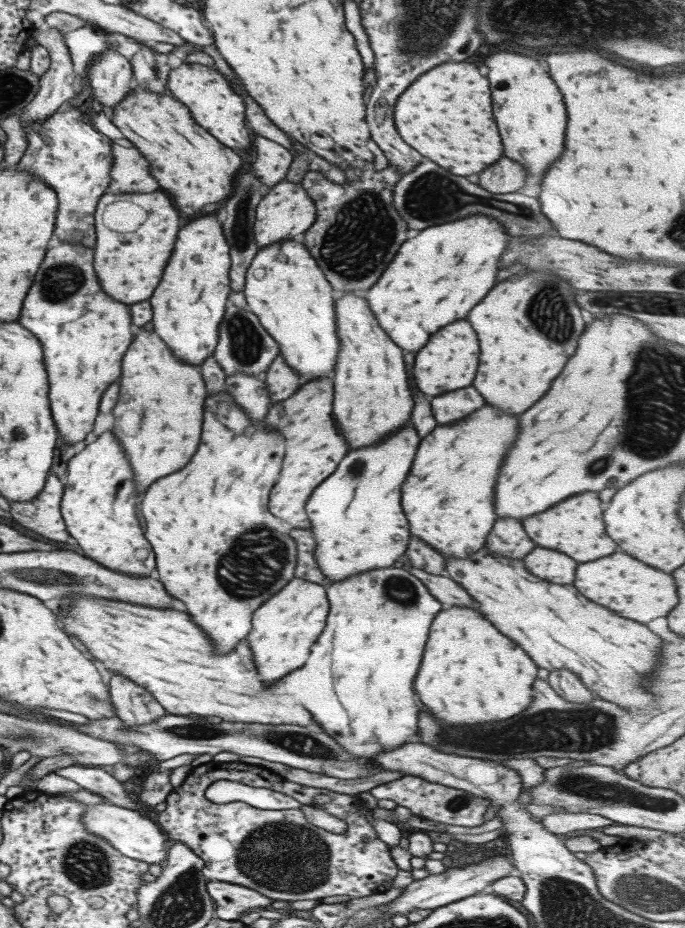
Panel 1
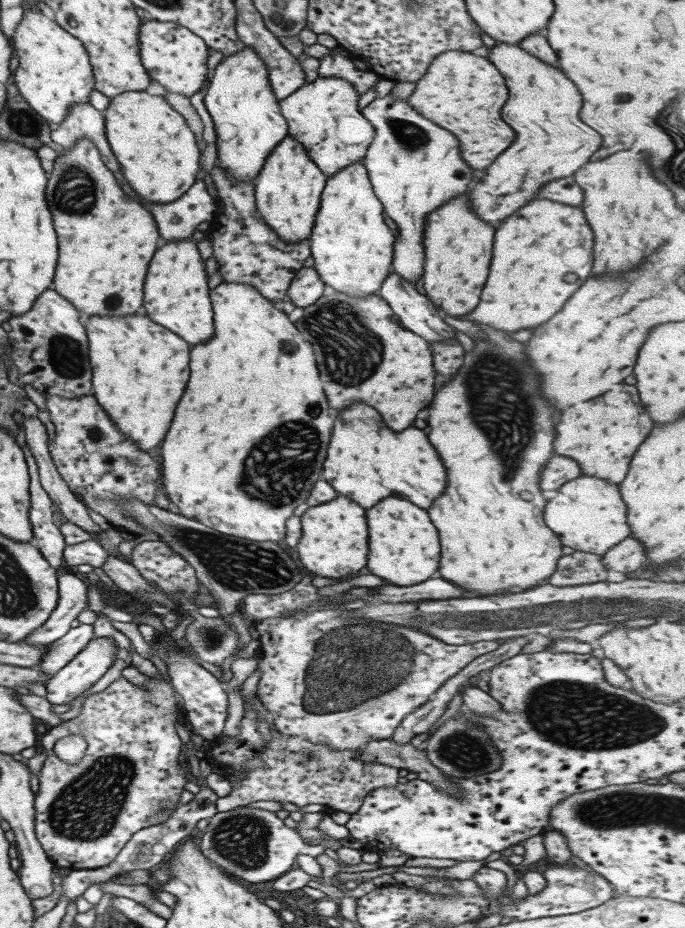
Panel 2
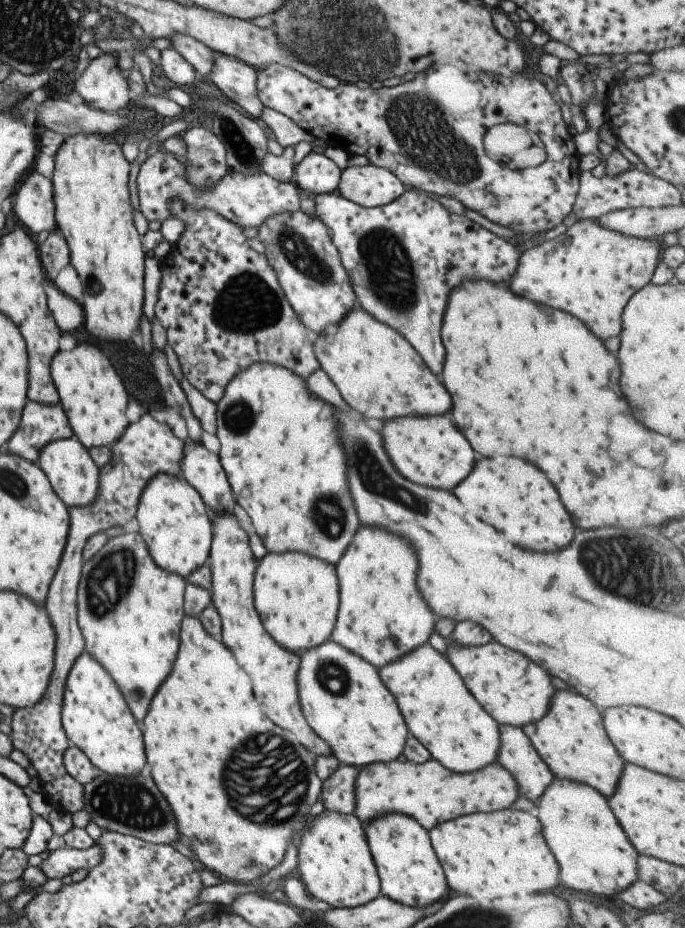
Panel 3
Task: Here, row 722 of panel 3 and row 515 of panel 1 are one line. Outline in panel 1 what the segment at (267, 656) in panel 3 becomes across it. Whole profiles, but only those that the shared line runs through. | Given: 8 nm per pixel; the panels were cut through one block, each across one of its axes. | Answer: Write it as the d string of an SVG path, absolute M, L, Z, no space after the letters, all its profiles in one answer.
M281 355L275 356L262 377L271 404L264 416L264 425L267 428L277 426L275 429L283 433L285 446L281 478L273 486L273 494L269 494L267 508L273 516L289 522L293 528L310 528L303 504L307 502L309 492L313 492L313 488L337 468L337 462L347 452L347 444L331 420L333 381L332 378L321 377L298 388L299 375L285 364Z

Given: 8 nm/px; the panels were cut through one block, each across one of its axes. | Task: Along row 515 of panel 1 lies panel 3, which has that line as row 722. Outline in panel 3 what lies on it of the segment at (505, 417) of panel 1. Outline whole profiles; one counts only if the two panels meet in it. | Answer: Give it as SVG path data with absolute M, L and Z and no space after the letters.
M429 644L409 652L403 660L399 658L393 664L387 664L387 668L379 670L378 676L395 696L406 730L445 771L467 775L498 760L499 726L467 692L447 658L437 654Z

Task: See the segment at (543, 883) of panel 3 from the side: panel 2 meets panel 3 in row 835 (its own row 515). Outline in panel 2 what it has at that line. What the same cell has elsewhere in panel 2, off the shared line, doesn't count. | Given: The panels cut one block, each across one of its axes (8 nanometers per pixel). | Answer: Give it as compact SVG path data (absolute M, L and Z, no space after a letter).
M473 322L473 325L487 335L487 340L473 340L471 350L464 352L463 364L449 383L435 386L433 399L426 407L429 416L425 422L429 427L428 441L438 452L447 473L445 490L427 508L440 544L435 575L469 592L469 597L479 598L539 586L553 574L557 559L562 555L562 545L558 536L543 523L546 501L539 488L539 470L551 456L551 440L555 434L551 408L541 400L539 380L523 360L523 344L509 338L505 340L505 332L487 328L487 324Z

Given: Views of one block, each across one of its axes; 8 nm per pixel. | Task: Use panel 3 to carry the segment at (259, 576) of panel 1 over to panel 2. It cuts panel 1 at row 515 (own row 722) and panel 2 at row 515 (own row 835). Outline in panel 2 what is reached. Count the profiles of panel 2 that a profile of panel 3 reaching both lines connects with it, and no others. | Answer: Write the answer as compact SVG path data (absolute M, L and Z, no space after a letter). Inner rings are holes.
M221 282L209 290L209 298L212 308L213 338L207 340L207 344L199 344L199 348L191 348L189 354L189 382L185 386L185 392L175 408L173 422L167 430L167 436L161 444L161 486L167 500L179 510L180 516L200 523L202 526L209 526L221 534L247 538L255 542L279 542L285 537L285 521L293 514L293 510L305 502L311 486L320 479L325 452L327 452L327 440L331 436L335 414L331 412L319 384L315 360L311 354L311 346L297 332L294 324L287 320L285 312L279 312L274 304L265 300L255 288L249 284L237 284L237 282ZM281 422L305 422L309 426L285 426Z

